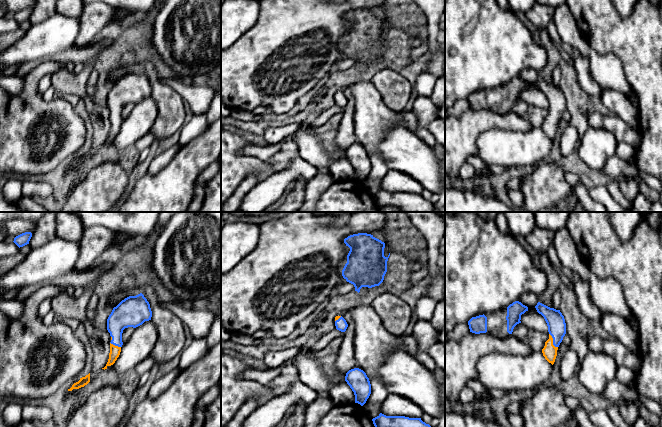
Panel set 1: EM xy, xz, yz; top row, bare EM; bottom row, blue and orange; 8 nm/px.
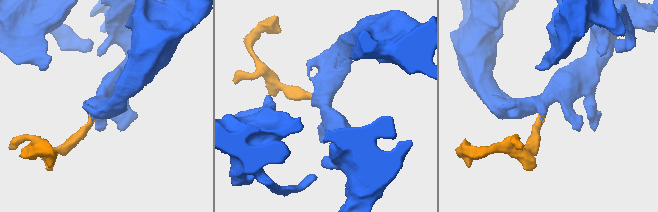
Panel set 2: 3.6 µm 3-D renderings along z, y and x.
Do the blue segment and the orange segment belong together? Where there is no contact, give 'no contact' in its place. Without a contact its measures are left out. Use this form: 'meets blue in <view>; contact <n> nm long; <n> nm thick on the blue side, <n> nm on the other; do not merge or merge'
meets blue in yz; contact 140 nm long; 150 nm thick on the blue side, 120 nm on the other; merge

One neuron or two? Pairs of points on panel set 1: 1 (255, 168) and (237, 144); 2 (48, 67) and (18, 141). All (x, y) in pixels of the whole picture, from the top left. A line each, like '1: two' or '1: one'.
1: one
2: one

